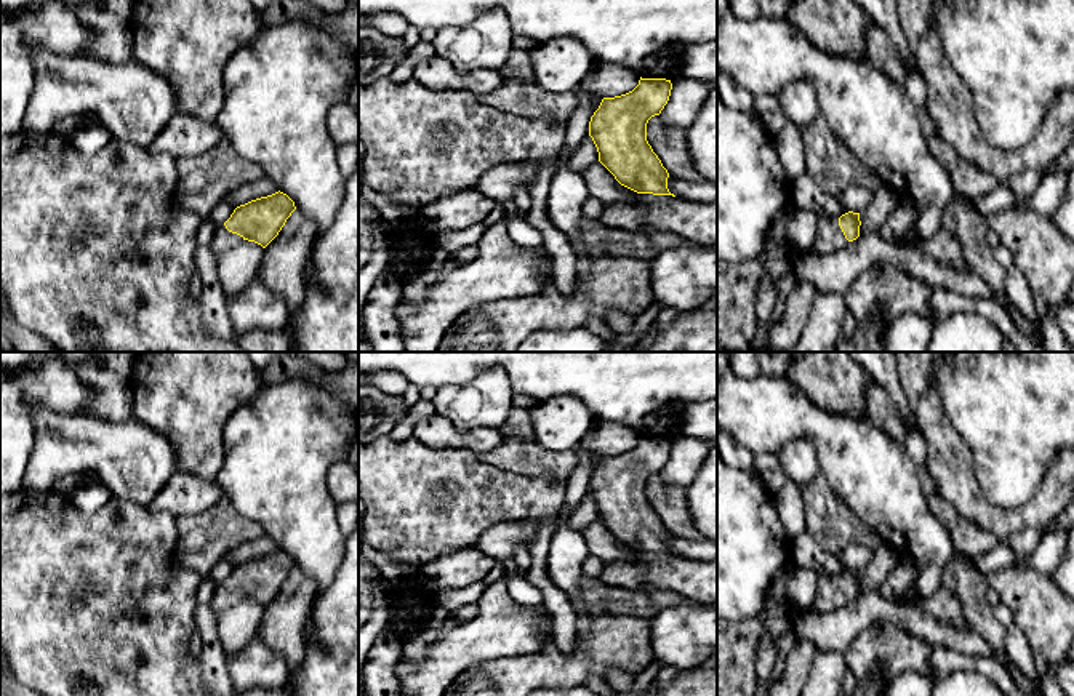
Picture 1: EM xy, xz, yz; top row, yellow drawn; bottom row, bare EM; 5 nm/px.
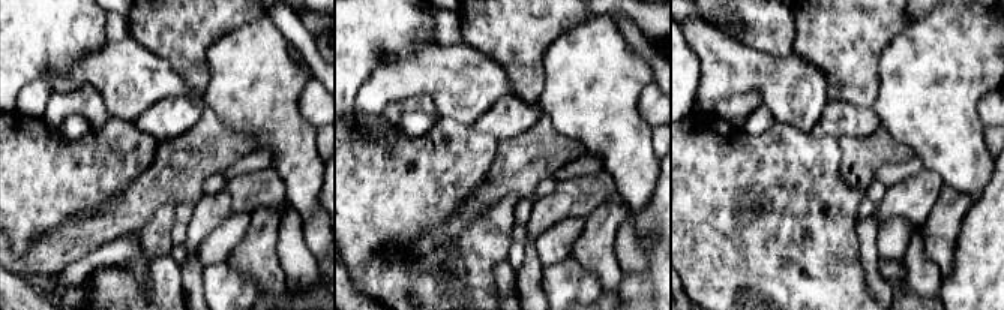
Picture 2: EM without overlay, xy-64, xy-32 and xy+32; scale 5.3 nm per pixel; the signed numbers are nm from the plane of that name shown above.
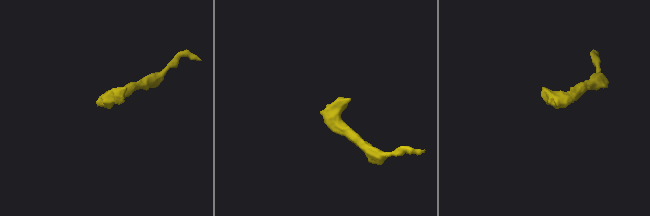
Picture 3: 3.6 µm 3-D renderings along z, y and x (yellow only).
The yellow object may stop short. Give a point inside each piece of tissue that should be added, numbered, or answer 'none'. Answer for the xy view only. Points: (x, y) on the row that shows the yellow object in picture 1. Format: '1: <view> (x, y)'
1: xy (223, 240)

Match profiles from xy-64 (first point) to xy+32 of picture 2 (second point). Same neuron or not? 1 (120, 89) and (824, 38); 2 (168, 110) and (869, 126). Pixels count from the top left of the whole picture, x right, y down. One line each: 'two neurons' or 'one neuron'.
1: two neurons
2: one neuron

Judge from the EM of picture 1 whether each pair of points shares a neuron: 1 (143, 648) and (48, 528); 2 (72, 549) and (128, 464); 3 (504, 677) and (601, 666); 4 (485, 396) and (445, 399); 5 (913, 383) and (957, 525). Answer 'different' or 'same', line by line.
1: same
2: different
3: same
4: same
5: different

